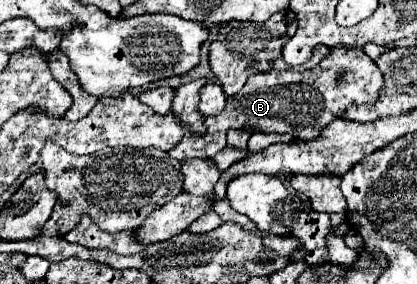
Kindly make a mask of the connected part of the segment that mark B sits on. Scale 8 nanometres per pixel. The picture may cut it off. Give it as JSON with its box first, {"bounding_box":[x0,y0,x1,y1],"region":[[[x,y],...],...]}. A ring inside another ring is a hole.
{"bounding_box":[169,47,383,161],"region":[[[333,47],[327,57],[323,57],[321,63],[309,71],[267,71],[251,75],[243,89],[227,99],[227,107],[219,115],[205,117],[207,135],[193,137],[187,127],[183,127],[185,139],[179,143],[179,147],[169,151],[169,155],[177,161],[193,157],[213,159],[219,149],[225,147],[225,133],[239,127],[247,127],[249,133],[289,133],[295,135],[295,139],[309,141],[315,139],[325,125],[339,117],[339,111],[345,111],[345,107],[375,103],[379,97],[379,87],[383,87],[383,75],[361,49]]]}

